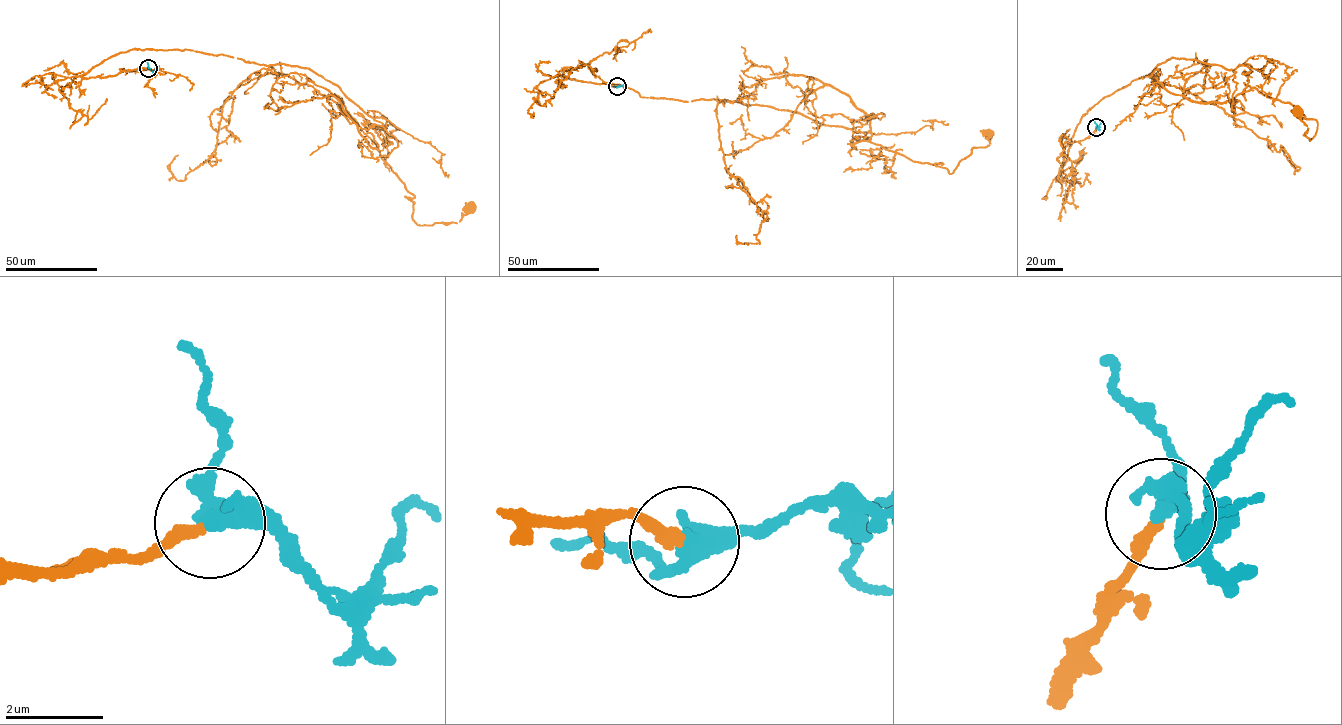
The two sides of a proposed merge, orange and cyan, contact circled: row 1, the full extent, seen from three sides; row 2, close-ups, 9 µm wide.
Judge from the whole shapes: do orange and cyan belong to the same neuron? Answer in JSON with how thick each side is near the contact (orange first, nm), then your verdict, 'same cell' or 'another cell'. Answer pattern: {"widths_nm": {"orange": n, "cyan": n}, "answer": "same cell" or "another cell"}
{"widths_nm": {"orange": 240, "cyan": 240}, "answer": "same cell"}

